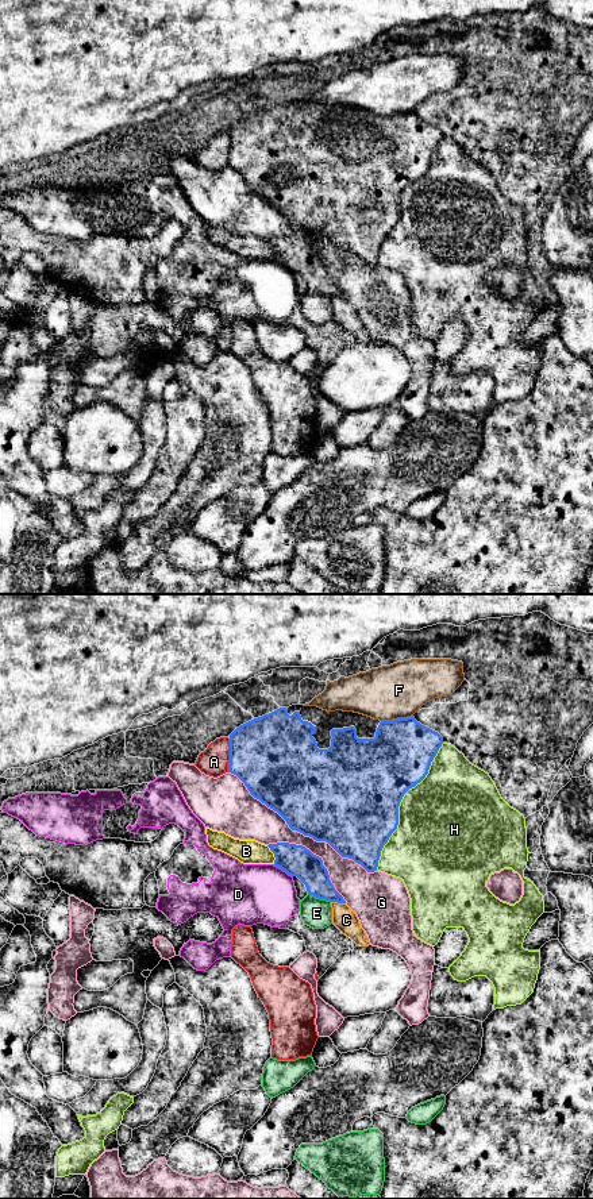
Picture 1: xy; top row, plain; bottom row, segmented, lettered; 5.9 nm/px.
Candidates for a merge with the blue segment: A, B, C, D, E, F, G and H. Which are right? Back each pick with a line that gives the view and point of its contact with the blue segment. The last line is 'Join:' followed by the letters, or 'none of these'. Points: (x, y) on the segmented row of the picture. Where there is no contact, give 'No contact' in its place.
Join: none of these

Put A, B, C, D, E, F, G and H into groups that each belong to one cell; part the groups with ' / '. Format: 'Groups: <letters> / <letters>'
Groups: A / B C / D / E / F / G / H

